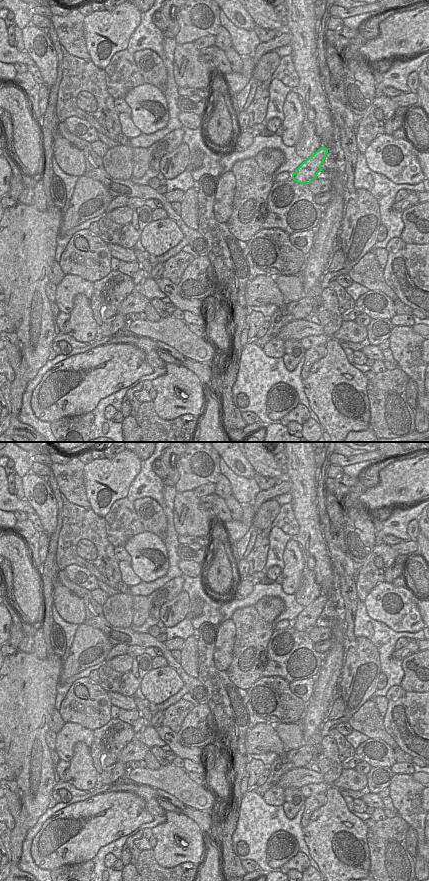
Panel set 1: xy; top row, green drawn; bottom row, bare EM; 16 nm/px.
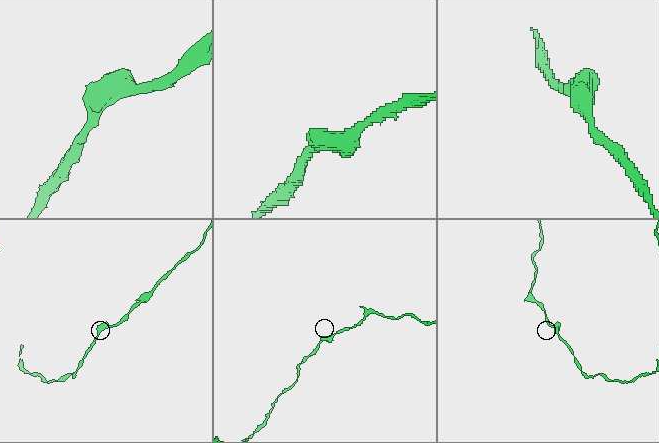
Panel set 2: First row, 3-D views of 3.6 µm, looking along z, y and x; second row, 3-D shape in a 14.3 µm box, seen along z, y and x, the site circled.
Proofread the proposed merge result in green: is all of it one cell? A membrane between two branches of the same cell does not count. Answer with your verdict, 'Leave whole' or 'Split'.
Leave whole

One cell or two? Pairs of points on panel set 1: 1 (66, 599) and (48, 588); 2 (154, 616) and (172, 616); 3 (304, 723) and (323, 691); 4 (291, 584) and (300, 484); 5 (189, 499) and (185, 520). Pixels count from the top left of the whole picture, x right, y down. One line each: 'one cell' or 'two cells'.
1: two cells
2: two cells
3: one cell
4: two cells
5: one cell

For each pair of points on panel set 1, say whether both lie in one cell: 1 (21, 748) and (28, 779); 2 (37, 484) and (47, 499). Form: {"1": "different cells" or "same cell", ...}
{"1": "same cell", "2": "same cell"}

